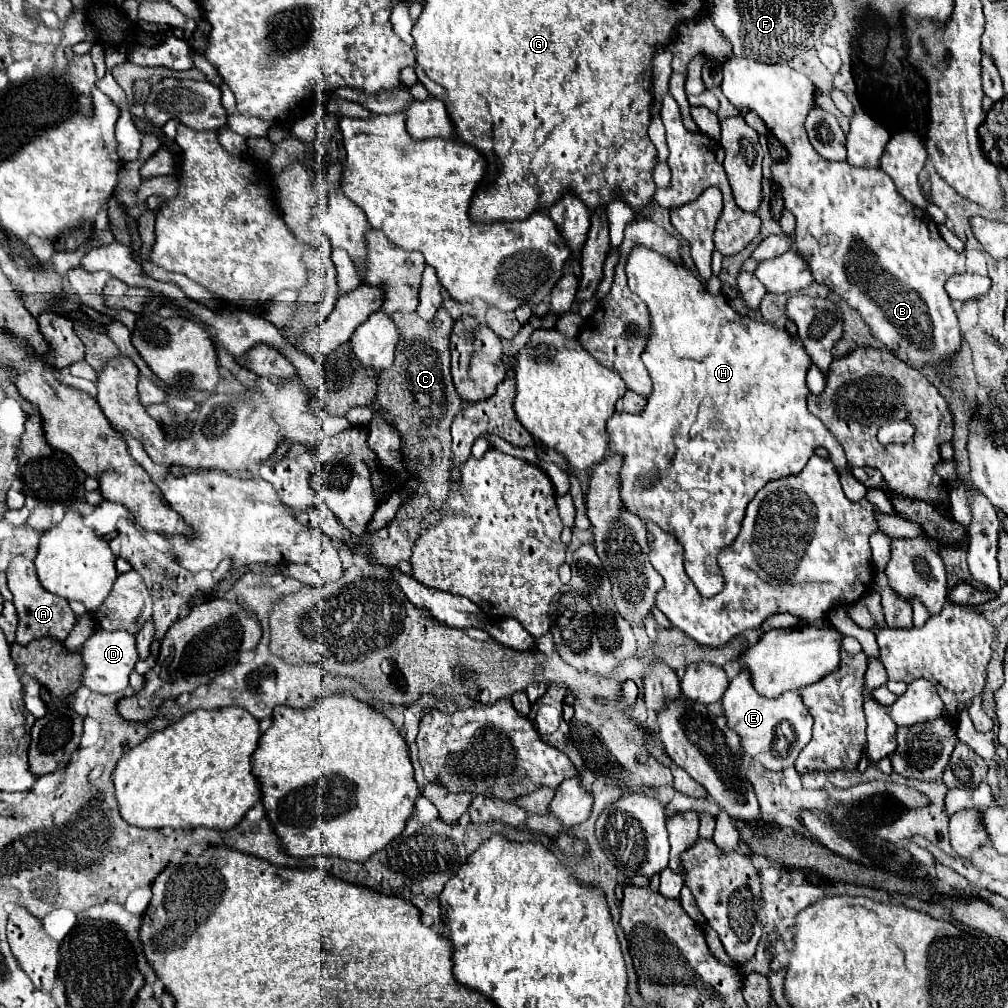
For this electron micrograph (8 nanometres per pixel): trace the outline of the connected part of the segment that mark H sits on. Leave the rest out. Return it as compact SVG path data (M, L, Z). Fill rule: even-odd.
M634 245L632 247L632 251L628 255L628 261L626 261L626 277L628 277L630 289L646 303L646 307L650 311L650 337L648 337L648 343L646 343L646 351L642 353L642 361L644 361L648 373L652 377L654 389L652 389L652 393L648 397L648 403L642 409L642 413L638 413L638 415L614 413L610 417L610 421L608 421L610 451L624 455L624 465L622 465L622 471L620 471L622 501L624 501L624 505L630 511L638 513L642 517L642 521L654 521L664 531L676 533L678 541L684 545L684 567L686 567L688 577L694 581L694 585L700 591L700 595L714 597L716 593L722 591L722 585L724 585L720 569L718 569L718 563L716 563L716 555L718 555L718 551L722 547L728 547L736 539L736 535L740 531L742 517L744 517L744 509L752 501L756 491L762 489L772 479L780 479L780 477L786 477L786 475L798 475L804 469L804 465L808 463L808 459L814 455L816 447L828 449L828 453L832 455L832 461L834 461L834 465L836 465L836 469L840 473L848 465L846 463L846 455L844 455L842 447L838 445L838 441L826 431L824 423L816 415L812 415L808 411L808 407L806 407L806 397L810 393L806 389L806 373L808 373L808 369L812 365L812 357L804 349L802 341L792 337L786 331L786 327L774 327L768 321L758 321L754 317L736 313L730 307L730 303L728 303L728 299L724 295L710 295L704 289L704 285L696 279L696 275L686 265L678 265L676 261L668 259L666 255L662 255L662 253L654 251L654 249L648 249L644 245ZM702 397L708 397L708 413L710 415L706 415L706 417L702 417L702 413L700 413ZM646 475L650 477L650 481L648 481L648 485L642 485L642 479Z

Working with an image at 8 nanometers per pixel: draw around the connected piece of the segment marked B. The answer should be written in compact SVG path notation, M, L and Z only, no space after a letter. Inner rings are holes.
M730 57L722 63L722 93L738 109L748 107L758 113L766 127L786 147L788 159L772 163L772 181L780 187L784 207L796 217L796 247L808 259L810 271L818 283L826 283L838 293L850 307L858 309L862 319L870 325L874 337L878 337L888 349L904 353L910 363L950 363L952 355L960 349L958 319L952 309L950 297L944 289L946 279L966 271L964 253L948 247L942 239L934 219L906 201L894 187L894 181L874 167L854 167L848 161L828 161L816 153L810 145L804 119L816 105L816 87L800 71L784 63L760 63L750 57Z

